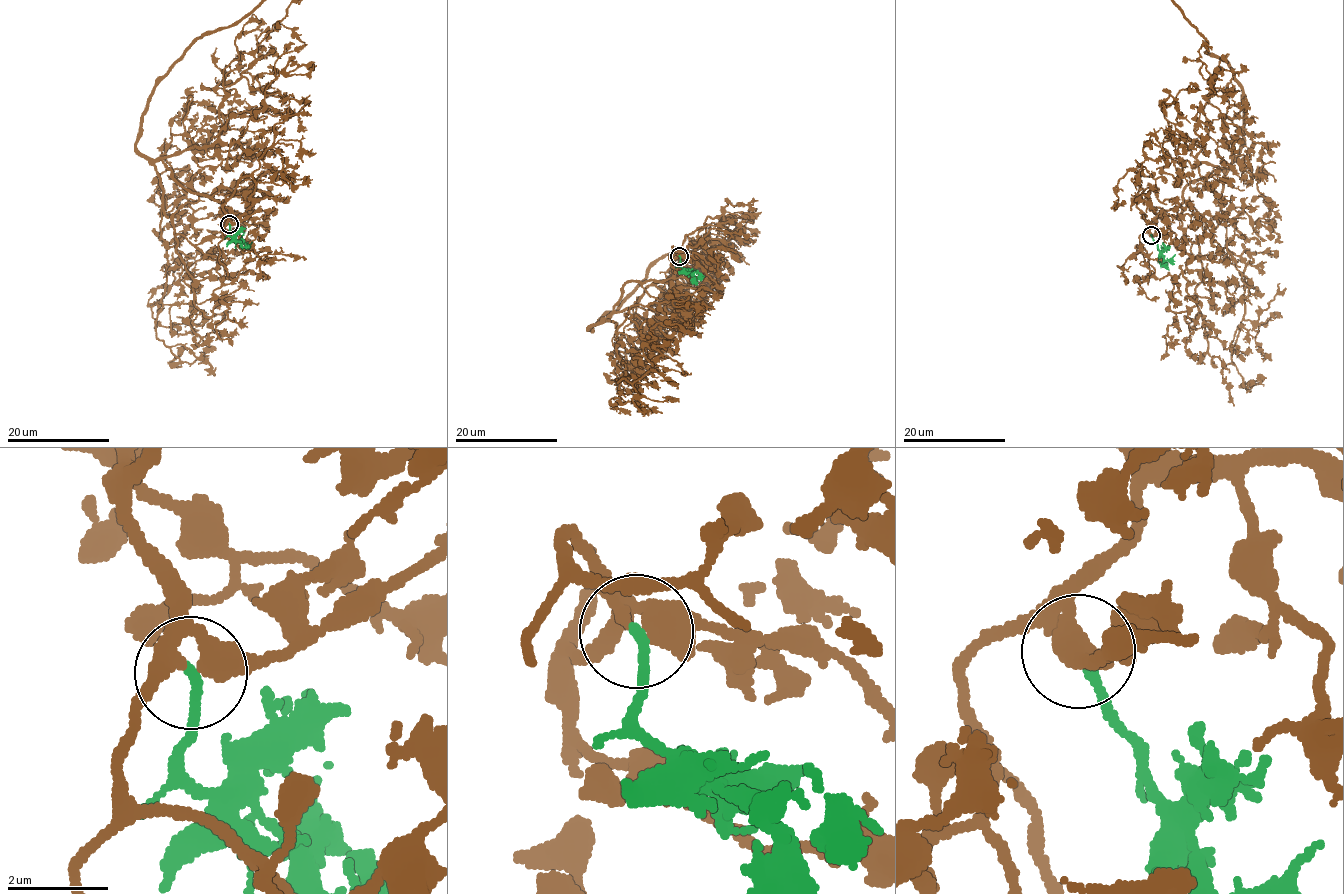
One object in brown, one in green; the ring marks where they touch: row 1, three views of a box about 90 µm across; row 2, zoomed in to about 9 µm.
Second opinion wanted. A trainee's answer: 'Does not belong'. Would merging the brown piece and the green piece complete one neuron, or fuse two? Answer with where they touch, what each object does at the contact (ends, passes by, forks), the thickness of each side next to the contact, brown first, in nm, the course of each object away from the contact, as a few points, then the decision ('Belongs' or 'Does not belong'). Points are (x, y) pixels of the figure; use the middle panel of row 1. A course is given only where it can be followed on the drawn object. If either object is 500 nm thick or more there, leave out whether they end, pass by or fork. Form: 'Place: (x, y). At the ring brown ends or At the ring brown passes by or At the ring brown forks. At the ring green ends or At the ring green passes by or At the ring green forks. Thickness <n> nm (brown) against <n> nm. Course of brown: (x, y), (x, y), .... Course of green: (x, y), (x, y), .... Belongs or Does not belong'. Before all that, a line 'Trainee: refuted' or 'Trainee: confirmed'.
Trainee: refuted
Place: (679, 256). At the ring brown passes by. At the ring green ends. Thickness 420 nm (brown) against 200 nm. Course of green: (679, 256), (682, 268), (697, 277), (704, 276). Belongs

